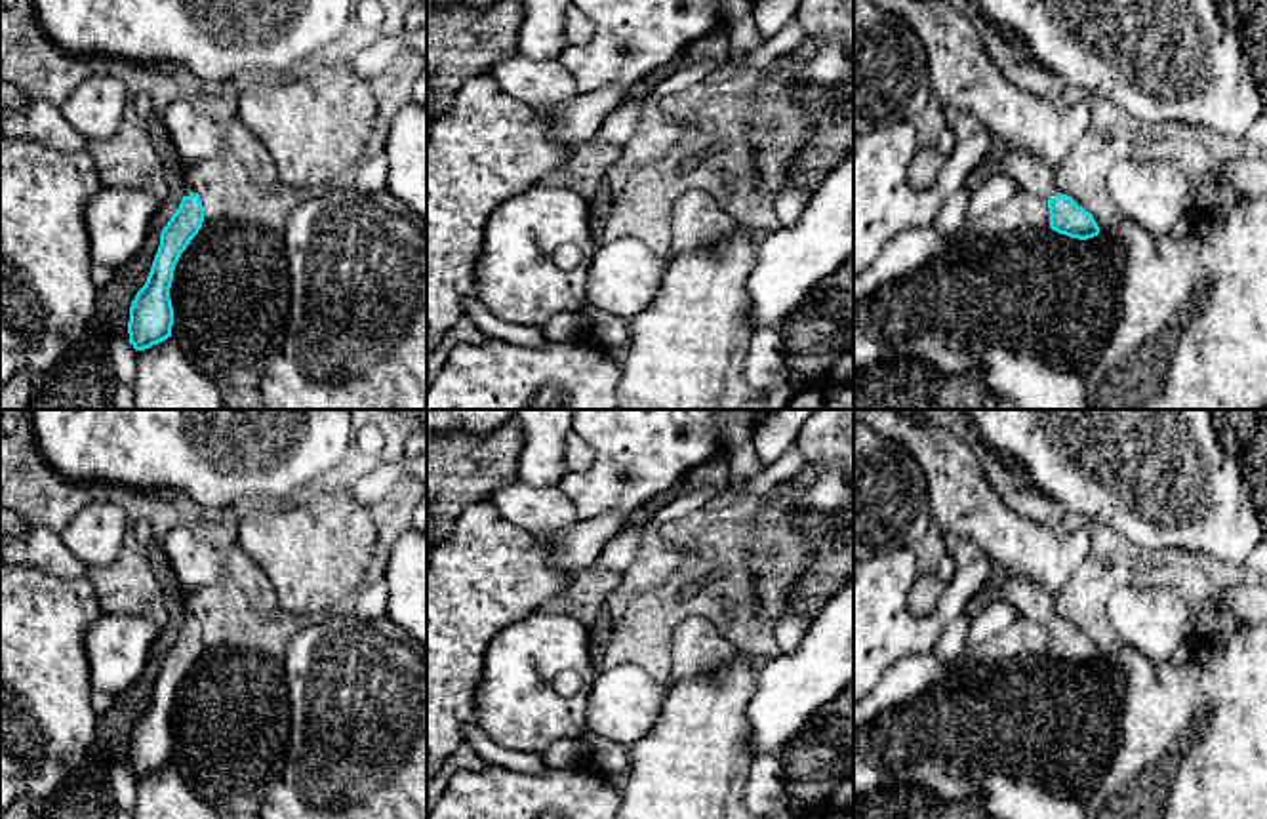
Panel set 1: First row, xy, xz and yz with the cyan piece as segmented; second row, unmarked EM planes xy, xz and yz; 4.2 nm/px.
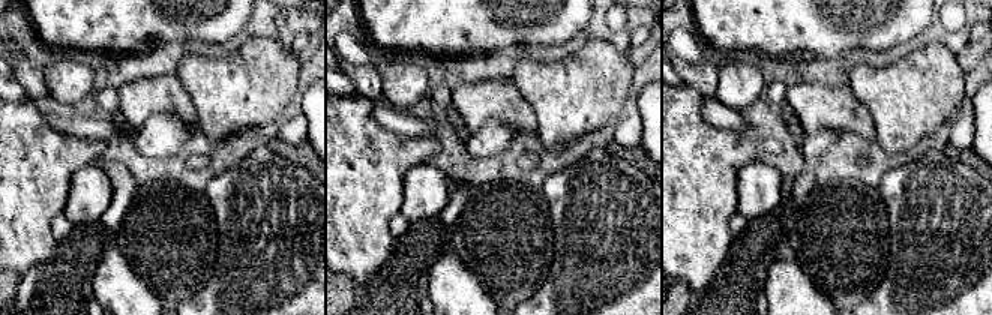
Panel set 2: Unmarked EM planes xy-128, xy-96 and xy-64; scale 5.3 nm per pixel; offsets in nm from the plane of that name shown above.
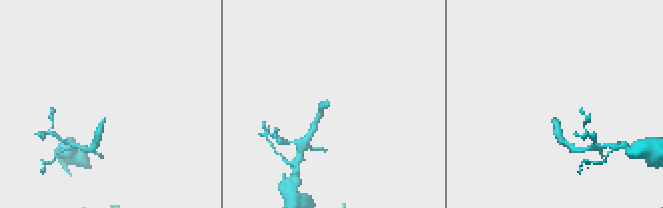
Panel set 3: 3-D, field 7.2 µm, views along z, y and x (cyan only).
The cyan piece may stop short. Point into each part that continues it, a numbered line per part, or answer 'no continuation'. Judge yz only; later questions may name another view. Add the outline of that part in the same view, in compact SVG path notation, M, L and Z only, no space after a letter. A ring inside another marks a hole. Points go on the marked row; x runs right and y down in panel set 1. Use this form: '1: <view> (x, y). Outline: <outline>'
1: yz (1029, 174). Outline: M1008 145L1008 150L1000 160L993 158L991 171L993 175L1000 173L1012 177L1016 190L1029 192L1044 202L1059 194L1054 168L1027 149Z

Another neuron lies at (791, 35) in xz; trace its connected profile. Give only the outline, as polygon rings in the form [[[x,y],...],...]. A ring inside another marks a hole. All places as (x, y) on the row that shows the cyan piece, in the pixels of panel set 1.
[[[791,19],[775,36],[764,40],[745,59],[745,69],[762,70],[779,55],[793,51],[804,40],[804,30],[796,19]]]

